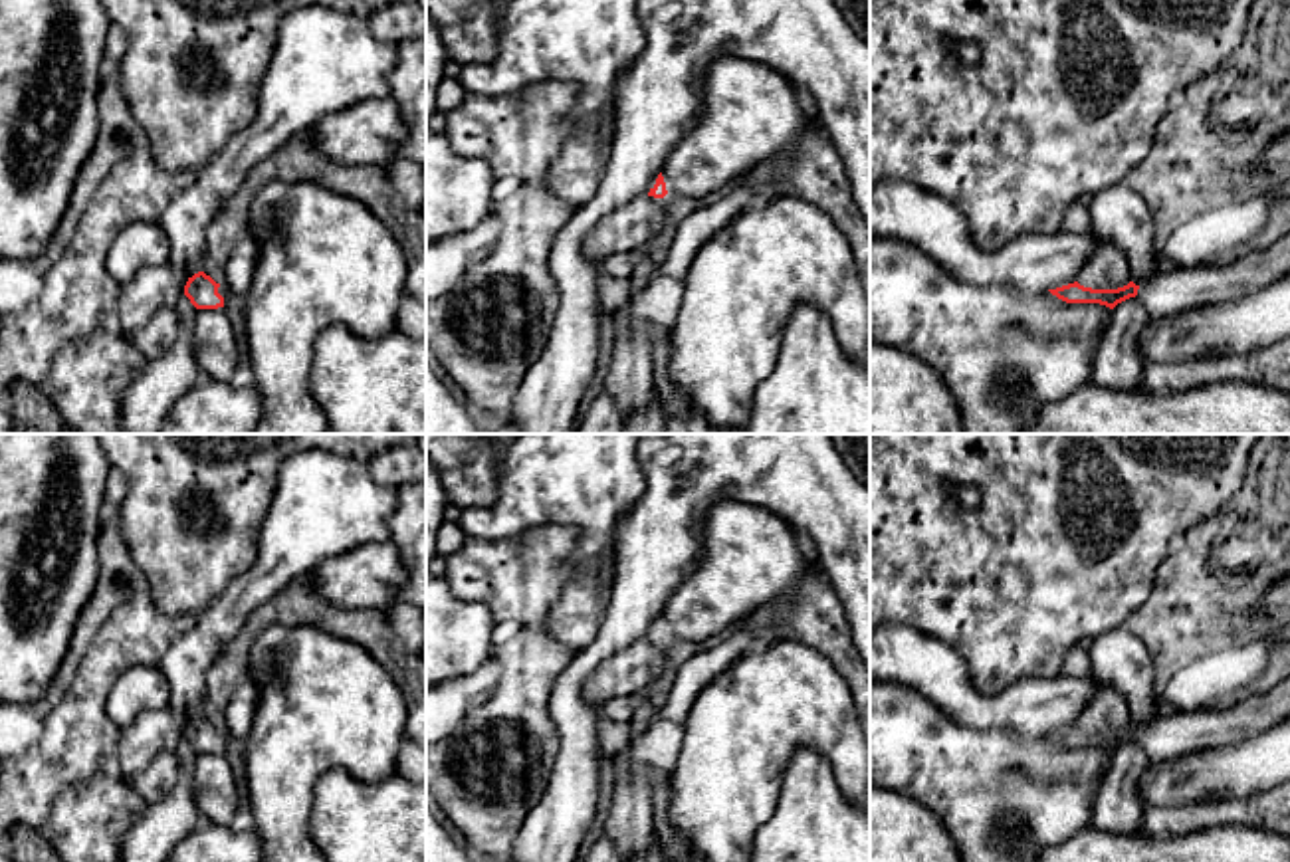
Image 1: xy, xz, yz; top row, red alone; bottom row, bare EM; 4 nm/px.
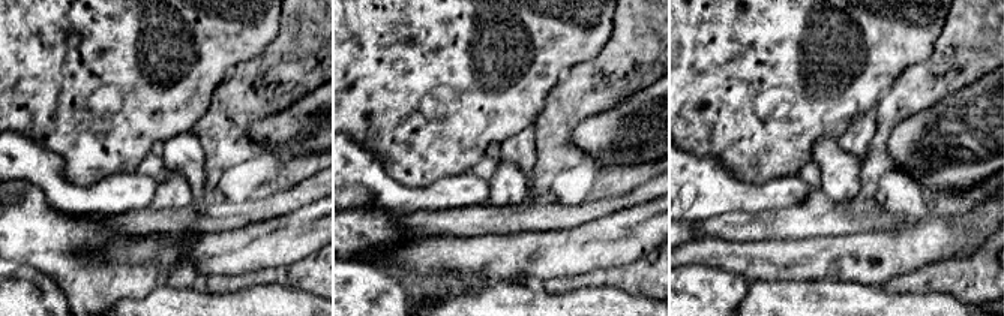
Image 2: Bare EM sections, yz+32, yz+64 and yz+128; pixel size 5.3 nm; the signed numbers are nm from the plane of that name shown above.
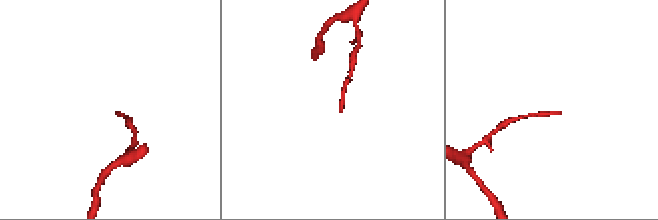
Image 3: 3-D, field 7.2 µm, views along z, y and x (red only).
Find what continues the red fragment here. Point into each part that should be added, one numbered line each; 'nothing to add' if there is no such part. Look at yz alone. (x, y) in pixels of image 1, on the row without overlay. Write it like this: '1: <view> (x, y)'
1: yz (1170, 736)

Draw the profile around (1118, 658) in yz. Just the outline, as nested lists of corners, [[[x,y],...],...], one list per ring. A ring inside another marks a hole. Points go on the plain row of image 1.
[[[1124,624],[1094,636],[1088,662],[1094,680],[1114,686],[1124,696],[1135,729],[1147,727],[1161,711],[1161,700],[1153,694],[1153,662]]]

